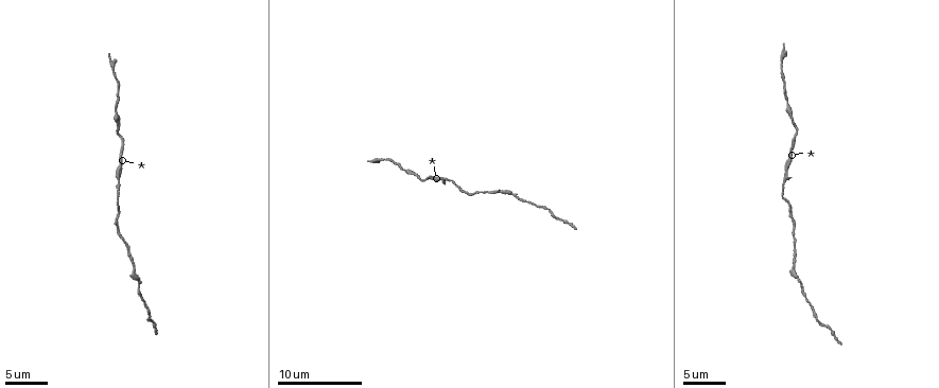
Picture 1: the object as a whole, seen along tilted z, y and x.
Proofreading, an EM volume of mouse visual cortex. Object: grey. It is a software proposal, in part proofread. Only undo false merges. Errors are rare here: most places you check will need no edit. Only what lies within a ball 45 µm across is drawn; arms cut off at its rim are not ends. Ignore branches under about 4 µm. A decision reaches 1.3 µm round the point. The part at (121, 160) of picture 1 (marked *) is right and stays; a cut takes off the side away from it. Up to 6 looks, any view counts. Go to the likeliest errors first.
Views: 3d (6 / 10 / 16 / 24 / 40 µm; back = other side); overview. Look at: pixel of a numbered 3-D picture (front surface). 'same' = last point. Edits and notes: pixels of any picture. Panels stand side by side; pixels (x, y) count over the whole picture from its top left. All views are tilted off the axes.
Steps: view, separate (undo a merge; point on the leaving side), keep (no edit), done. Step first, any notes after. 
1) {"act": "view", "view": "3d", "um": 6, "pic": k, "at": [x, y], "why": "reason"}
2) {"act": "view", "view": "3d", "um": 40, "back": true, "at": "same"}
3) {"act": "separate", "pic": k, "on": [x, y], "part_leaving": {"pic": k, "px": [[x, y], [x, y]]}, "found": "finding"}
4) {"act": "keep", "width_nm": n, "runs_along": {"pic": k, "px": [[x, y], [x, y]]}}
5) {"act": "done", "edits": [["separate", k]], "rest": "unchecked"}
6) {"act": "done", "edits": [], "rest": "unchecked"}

{"act": "view", "view": "3d", "um": 6, "pic": 1, "at": [792, 262], "why": "calibre changes"}

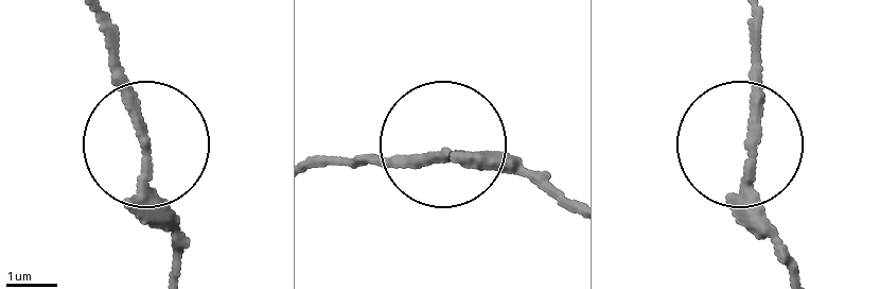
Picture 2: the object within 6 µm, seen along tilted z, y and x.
{"act": "view", "view": "3d", "um": 6, "back": true, "pic": 2, "at": [752, 133]}

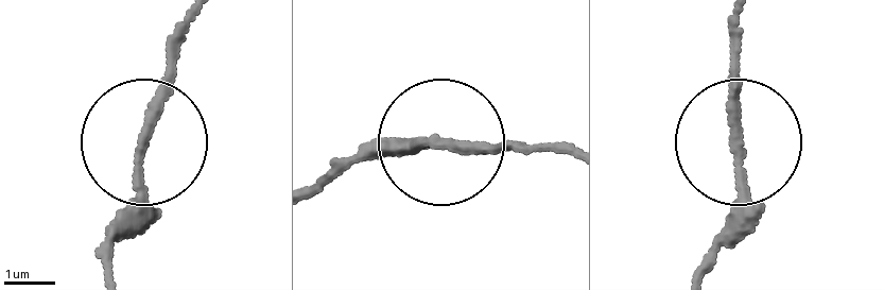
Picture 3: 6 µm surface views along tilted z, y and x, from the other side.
{"act": "separate", "pic": 3, "on": [114, 221], "width_nm": 180, "part_leaving": {"pic": 3, "px": [[142, 164], [142, 209], [113, 265]]}, "found": "two cells meet here"}

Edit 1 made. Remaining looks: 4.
{"act": "view", "view": "overview"}

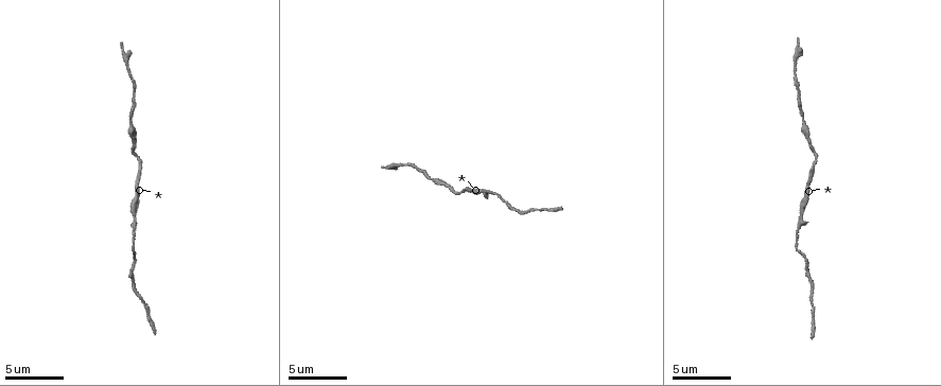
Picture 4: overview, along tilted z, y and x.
{"act": "view", "view": "3d", "um": 16, "pic": 4, "at": [812, 287], "why": "calibre changes"}

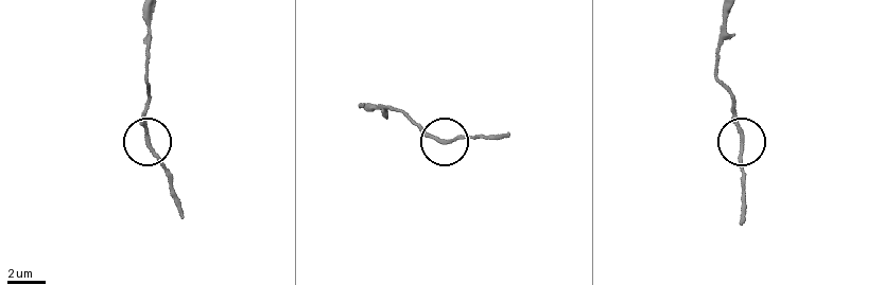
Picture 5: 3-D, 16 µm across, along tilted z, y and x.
{"act": "keep", "runs_along": {"pic": 5, "px": [[729, 11], [714, 75], [731, 99], [745, 181]]}, "found": "one cell here"}

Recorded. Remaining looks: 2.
{"act": "view", "view": "3d", "um": 10, "pic": 4, "at": [134, 227], "why": "thick turns thin"}

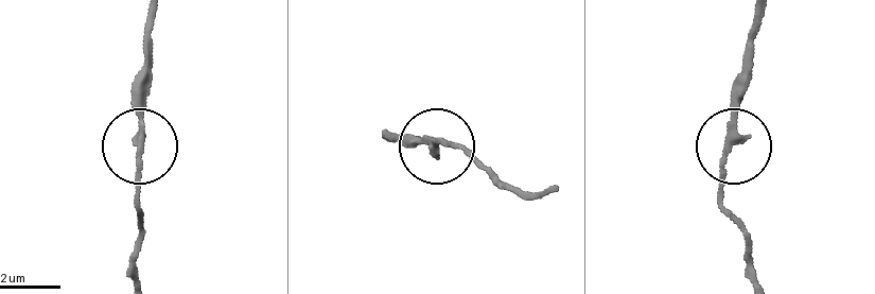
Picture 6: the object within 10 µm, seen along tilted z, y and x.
{"act": "keep", "width_nm": 210, "runs_along": {"pic": 6, "px": [[153, 51], [134, 158], [138, 210]]}, "found": "all the same cell"}

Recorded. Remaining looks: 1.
{"act": "done", "edits": [["separate", 3]], "rest": "unchecked"}

